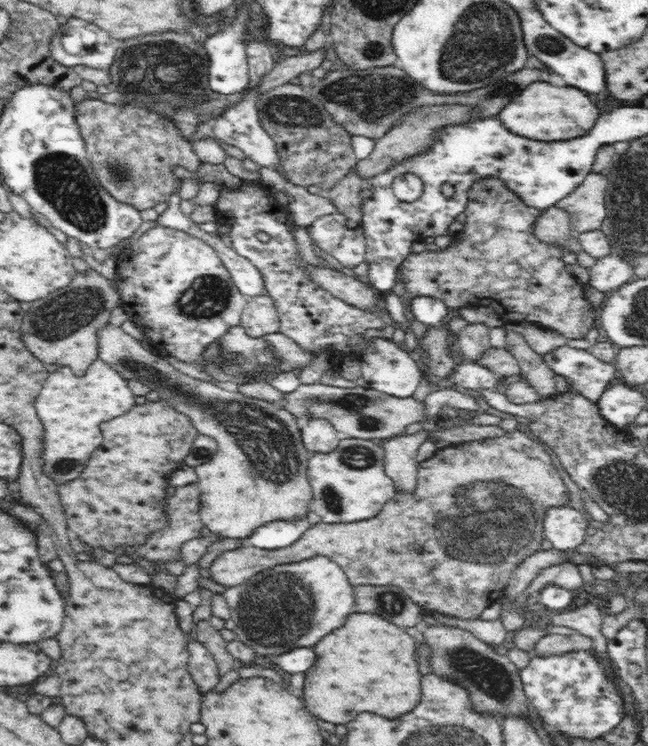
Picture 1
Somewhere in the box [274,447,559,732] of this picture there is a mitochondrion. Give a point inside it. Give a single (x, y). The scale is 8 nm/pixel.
(483, 522)

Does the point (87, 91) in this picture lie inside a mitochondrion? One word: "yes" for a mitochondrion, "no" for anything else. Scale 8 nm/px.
no

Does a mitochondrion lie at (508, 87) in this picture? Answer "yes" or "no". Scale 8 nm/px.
yes

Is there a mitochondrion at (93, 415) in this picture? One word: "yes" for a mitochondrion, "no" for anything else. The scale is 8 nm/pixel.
no

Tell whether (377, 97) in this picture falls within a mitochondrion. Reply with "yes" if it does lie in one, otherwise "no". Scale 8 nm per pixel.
yes

